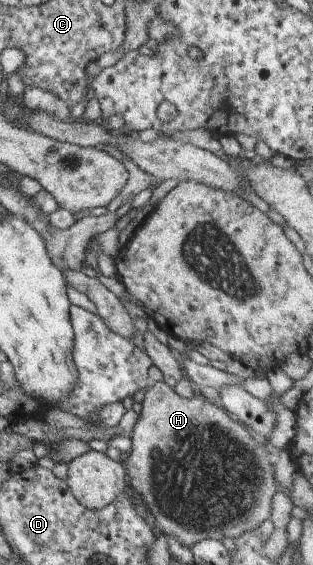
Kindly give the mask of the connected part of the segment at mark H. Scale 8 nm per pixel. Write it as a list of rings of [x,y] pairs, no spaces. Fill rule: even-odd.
[[[164,381],[148,386],[138,420],[131,432],[131,449],[123,462],[128,475],[127,489],[136,492],[154,518],[154,529],[161,535],[174,537],[182,546],[191,547],[206,539],[235,539],[246,531],[267,528],[271,500],[276,492],[273,477],[274,452],[230,416],[215,401],[195,395],[190,399],[178,396]]]

